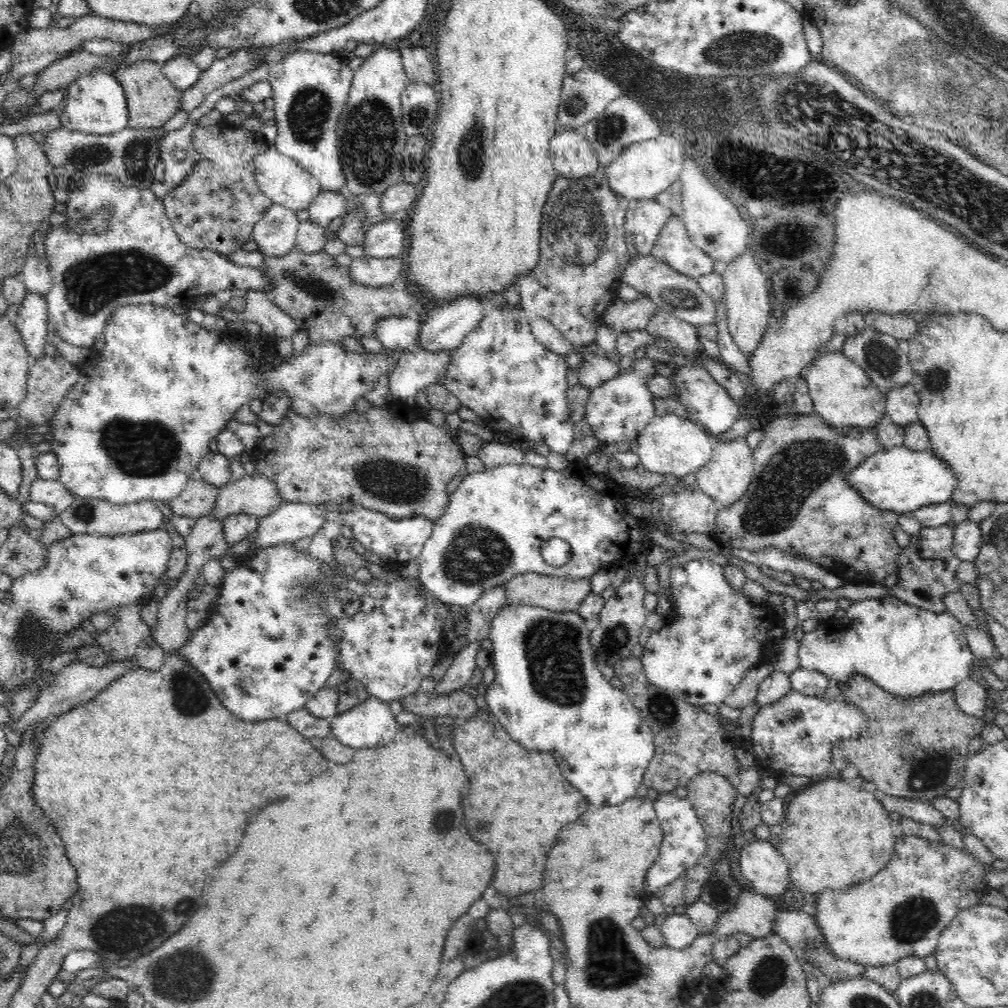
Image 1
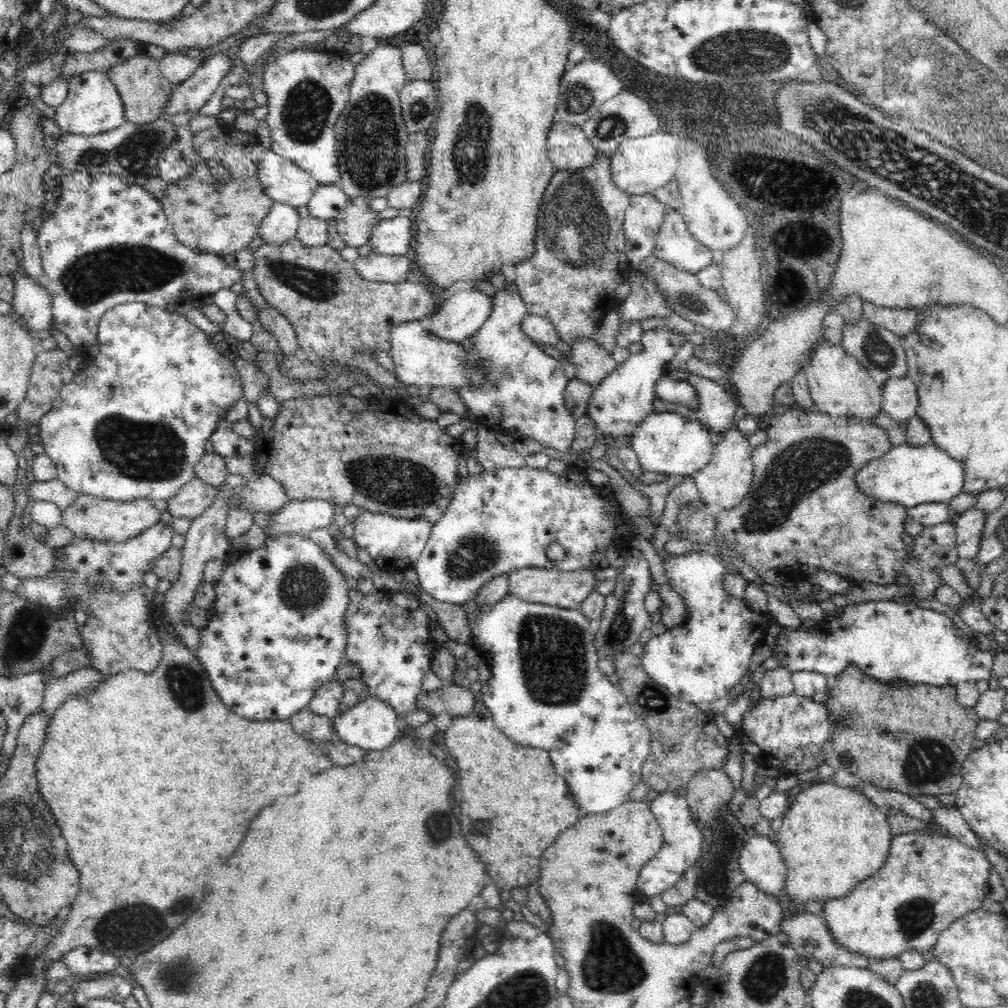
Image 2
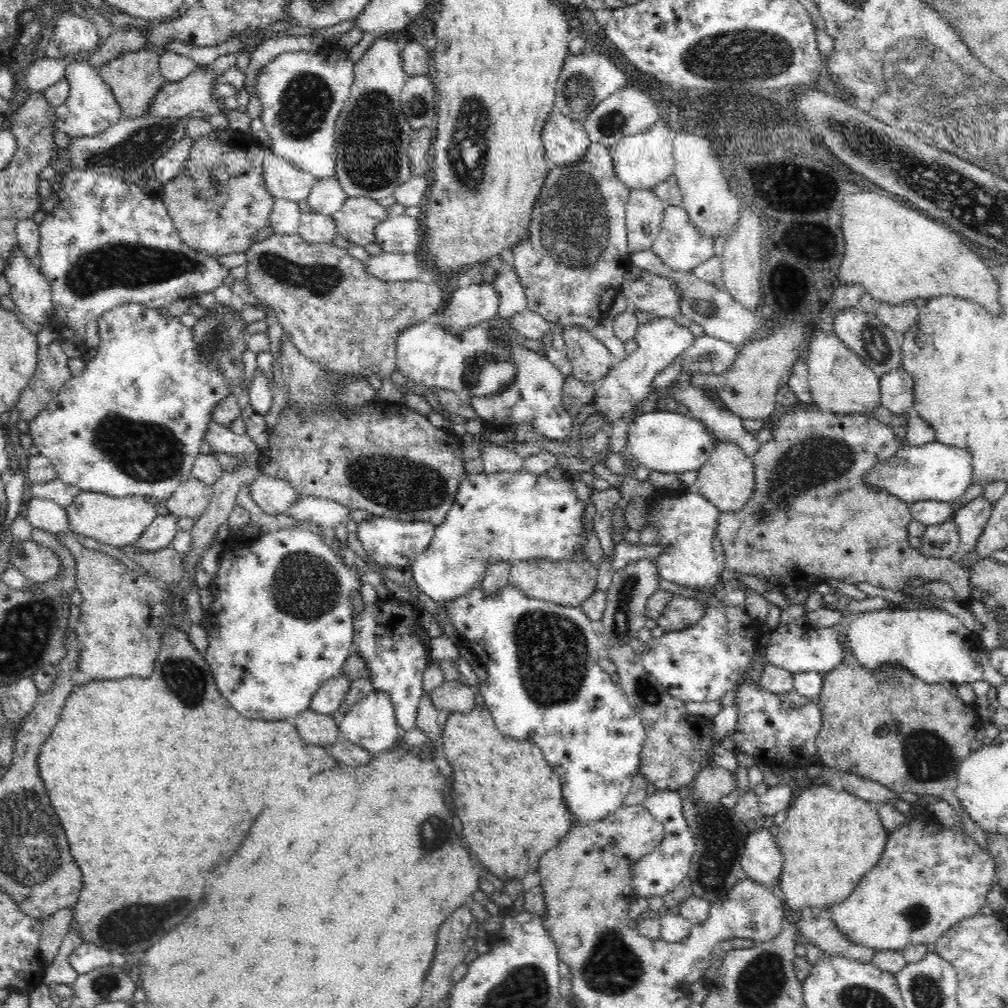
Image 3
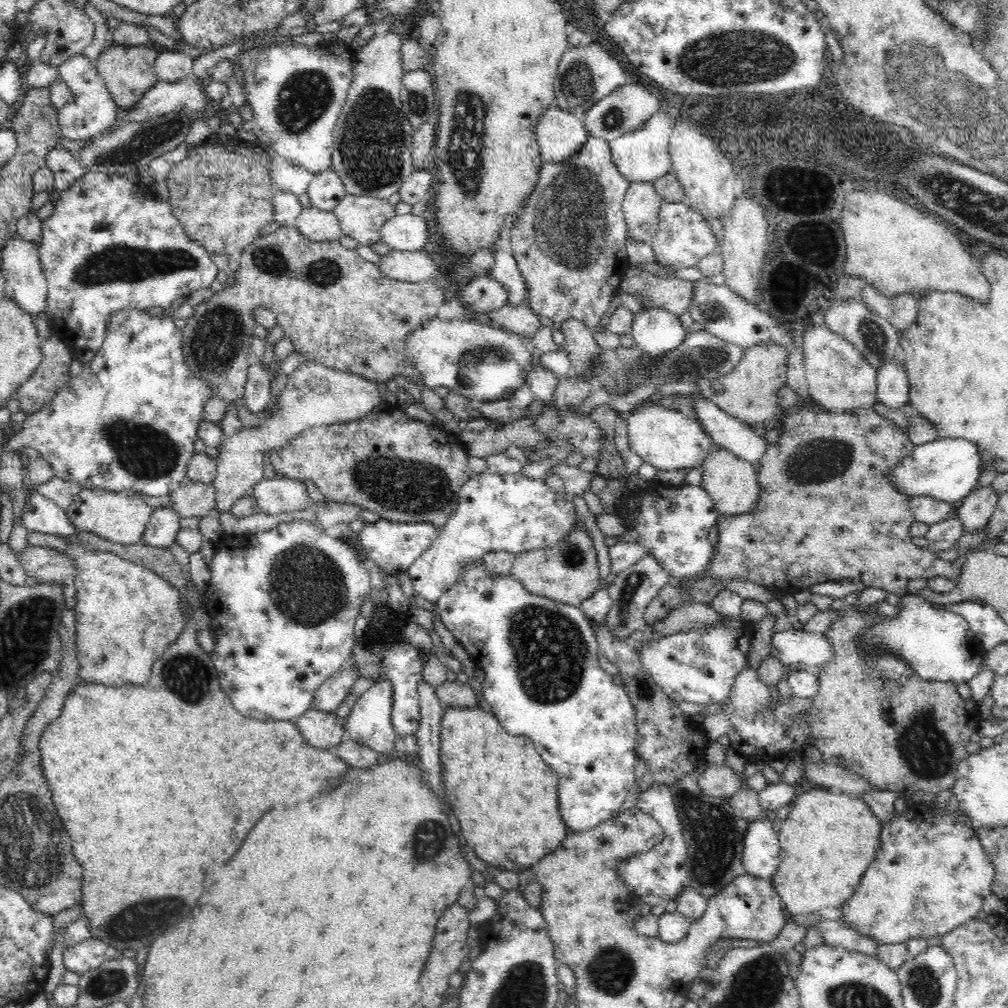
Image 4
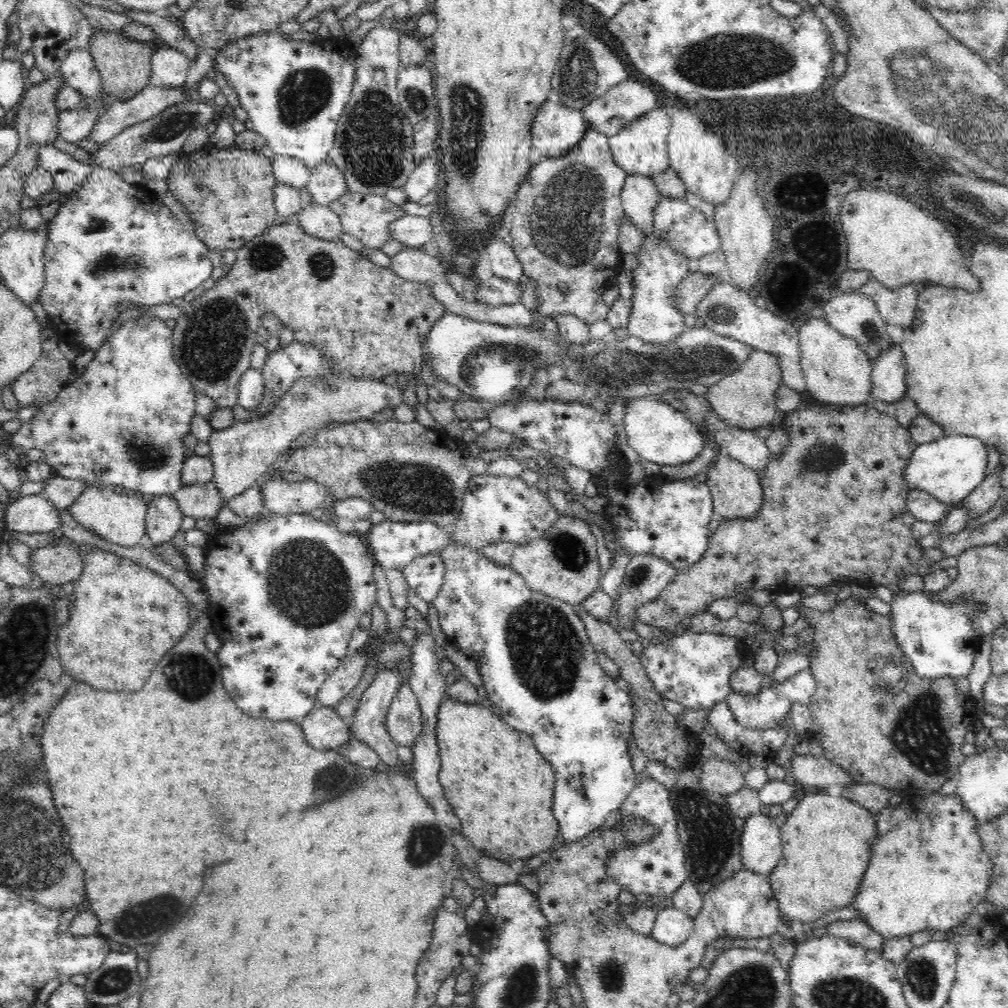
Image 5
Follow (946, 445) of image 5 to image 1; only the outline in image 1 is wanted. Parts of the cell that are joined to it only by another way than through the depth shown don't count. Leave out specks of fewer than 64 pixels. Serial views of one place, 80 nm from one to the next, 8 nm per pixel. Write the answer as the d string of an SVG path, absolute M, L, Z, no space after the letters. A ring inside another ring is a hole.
M906 445L868 456L848 474L847 479L870 506L899 515L911 514L924 506L950 502L958 484L956 473L952 472L946 461L934 455L931 448L914 451Z

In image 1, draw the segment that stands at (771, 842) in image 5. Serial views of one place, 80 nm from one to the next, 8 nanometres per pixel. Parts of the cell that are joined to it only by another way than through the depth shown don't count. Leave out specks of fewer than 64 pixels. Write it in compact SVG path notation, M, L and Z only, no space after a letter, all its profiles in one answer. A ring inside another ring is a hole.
M756 839L744 846L739 866L744 878L756 893L778 898L791 882L787 860L769 841Z

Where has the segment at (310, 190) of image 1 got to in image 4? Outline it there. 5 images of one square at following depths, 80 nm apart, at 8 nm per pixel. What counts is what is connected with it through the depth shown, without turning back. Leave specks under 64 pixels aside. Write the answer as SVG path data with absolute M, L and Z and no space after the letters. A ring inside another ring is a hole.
M278 154L271 158L269 165L272 190L292 192L297 197L307 194L313 173Z

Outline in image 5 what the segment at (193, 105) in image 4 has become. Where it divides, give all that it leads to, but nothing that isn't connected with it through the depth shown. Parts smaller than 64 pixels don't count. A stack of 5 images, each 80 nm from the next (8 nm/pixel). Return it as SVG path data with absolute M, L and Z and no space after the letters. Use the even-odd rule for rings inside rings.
M149 84L132 98L126 100L113 98L111 104L103 112L103 115L94 123L92 130L87 136L88 140L92 140L92 142L96 142L96 144L99 145L104 144L104 142L108 142L110 138L118 136L118 134L120 134L125 128L134 126L134 124L138 124L138 122L144 122L153 116L159 115L169 106L198 99L194 88L186 96L183 93L182 87L183 86L166 88L165 86L152 86Z

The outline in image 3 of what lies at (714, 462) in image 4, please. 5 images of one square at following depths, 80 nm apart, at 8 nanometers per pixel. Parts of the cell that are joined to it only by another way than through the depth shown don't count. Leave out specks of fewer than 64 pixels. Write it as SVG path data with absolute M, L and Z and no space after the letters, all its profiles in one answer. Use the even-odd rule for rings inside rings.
M716 442L711 457L698 470L696 485L700 494L722 514L739 512L752 498L755 489L755 466L753 459L744 454L737 444Z

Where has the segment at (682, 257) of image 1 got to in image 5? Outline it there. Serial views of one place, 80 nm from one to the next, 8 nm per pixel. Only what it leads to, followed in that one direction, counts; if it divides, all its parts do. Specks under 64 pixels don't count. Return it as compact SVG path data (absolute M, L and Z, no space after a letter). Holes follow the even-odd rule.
M662 196L654 213L655 231L659 238L690 262L699 262L704 256L721 249L715 222L710 222L698 208L687 203L685 198Z

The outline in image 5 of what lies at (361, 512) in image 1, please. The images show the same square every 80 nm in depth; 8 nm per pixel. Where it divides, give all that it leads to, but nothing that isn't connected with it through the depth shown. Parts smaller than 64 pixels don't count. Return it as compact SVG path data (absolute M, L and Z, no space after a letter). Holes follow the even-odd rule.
M387 518L386 521L372 525L363 538L372 558L374 558L375 562L383 570L397 568L402 571L404 565L412 562L417 556L437 553L441 556L445 564L445 581L440 592L434 600L431 600L430 604L438 611L439 624L444 634L447 635L448 640L462 650L468 658L477 663L488 699L496 707L502 709L501 718L504 720L504 723L513 730L528 734L533 739L537 751L552 766L555 773L553 813L558 824L560 824L560 834L562 834L563 844L572 844L572 842L583 840L595 831L600 830L600 827L604 824L604 820L608 818L608 814L614 812L614 810L618 810L619 806L625 801L625 798L638 784L634 768L632 768L631 757L628 755L628 743L633 737L635 709L632 697L627 692L623 692L623 689L618 688L616 682L614 682L615 678L606 675L602 666L598 663L598 658L596 657L598 651L587 635L584 623L577 615L575 607L565 603L563 600L533 591L528 587L526 579L518 574L518 572L512 570L511 565L502 566L494 561L490 561L483 552L476 551L472 547L464 547L464 545L452 541L448 532L445 532L436 523L430 521L394 522Z

